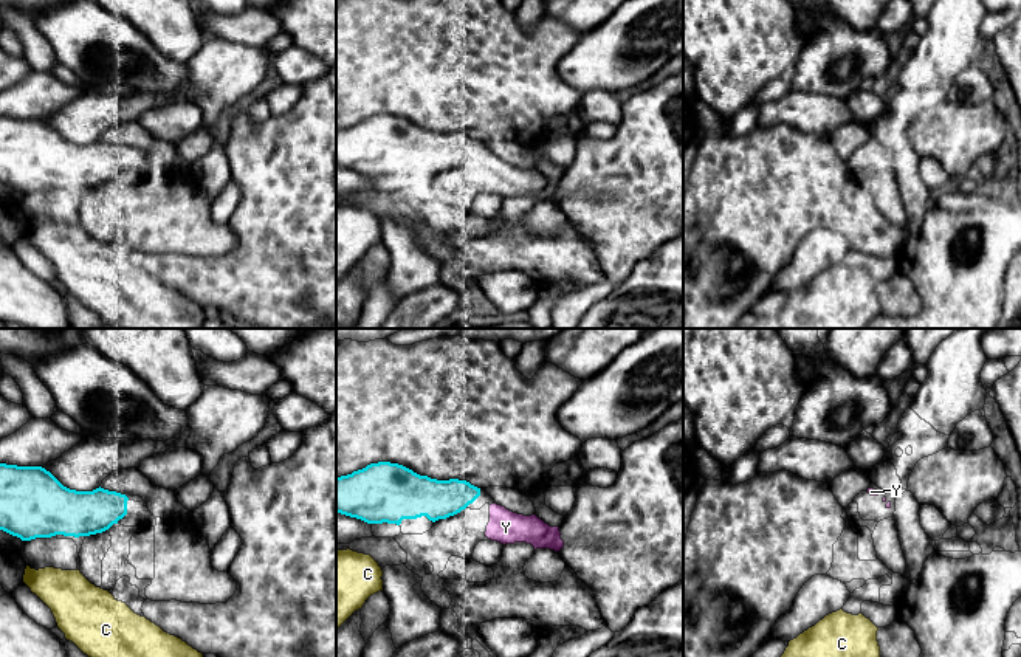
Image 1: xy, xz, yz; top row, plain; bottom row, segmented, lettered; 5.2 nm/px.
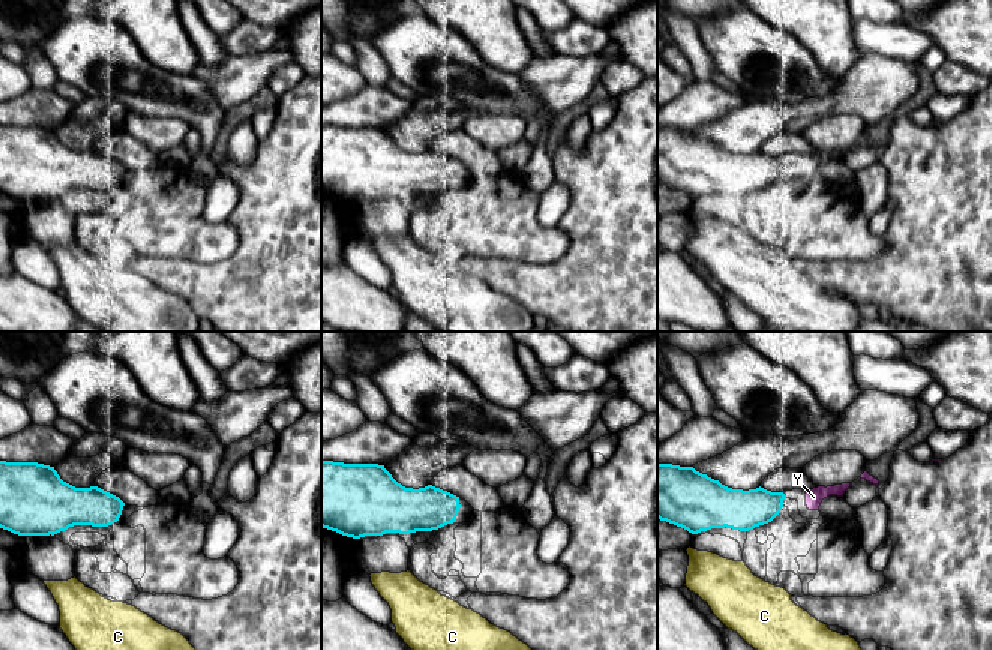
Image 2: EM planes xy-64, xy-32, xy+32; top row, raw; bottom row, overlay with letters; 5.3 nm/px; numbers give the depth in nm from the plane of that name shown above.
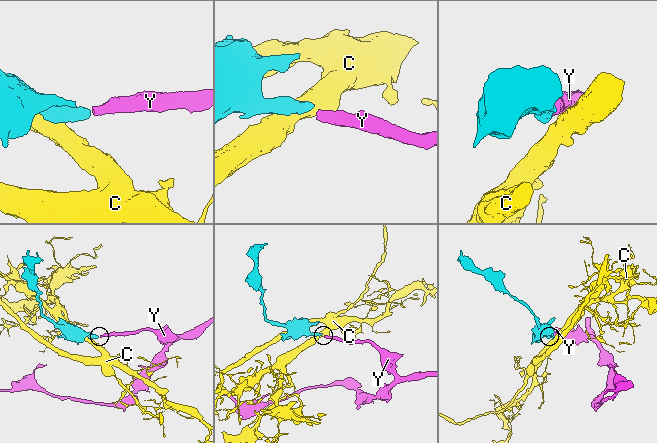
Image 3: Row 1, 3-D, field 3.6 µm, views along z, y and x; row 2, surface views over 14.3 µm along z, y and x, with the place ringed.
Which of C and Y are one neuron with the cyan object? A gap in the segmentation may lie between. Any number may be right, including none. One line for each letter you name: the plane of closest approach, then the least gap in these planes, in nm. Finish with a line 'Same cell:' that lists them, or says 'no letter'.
Y: view xz; gap 80 nm
Same cell: Y

